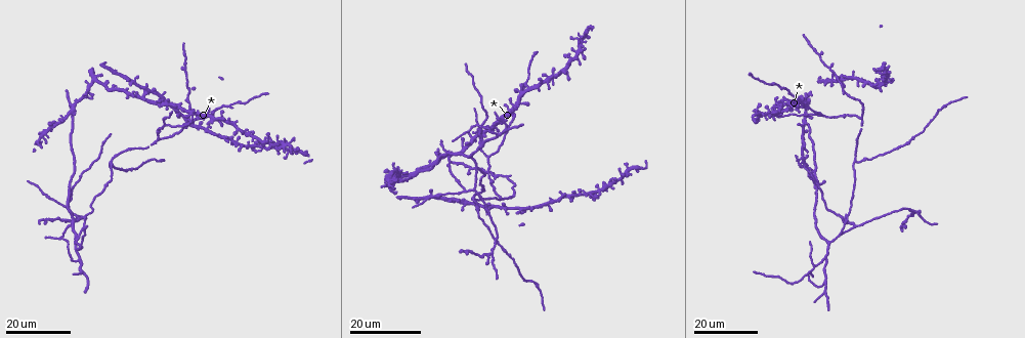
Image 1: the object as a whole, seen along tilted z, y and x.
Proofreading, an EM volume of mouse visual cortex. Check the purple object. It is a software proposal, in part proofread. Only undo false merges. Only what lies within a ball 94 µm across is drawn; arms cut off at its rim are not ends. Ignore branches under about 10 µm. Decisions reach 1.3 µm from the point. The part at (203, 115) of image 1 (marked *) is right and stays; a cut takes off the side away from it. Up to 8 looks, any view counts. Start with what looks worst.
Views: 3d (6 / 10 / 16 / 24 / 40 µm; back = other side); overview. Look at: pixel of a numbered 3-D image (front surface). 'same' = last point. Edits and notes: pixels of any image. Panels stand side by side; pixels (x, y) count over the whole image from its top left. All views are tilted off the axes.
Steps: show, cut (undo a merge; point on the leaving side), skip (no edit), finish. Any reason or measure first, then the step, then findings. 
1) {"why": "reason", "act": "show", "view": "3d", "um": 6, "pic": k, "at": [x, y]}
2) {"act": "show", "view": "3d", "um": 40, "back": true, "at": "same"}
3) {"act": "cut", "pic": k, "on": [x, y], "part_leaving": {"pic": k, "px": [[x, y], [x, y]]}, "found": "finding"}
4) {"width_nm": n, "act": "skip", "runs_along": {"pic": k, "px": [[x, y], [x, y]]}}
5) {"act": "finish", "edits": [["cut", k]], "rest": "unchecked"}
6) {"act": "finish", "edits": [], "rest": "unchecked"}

{"why": "a fork", "act": "show", "view": "3d", "um": 24, "pic": 1, "at": [159, 138]}

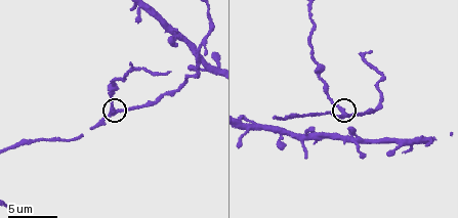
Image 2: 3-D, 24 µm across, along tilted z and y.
{"why": "zoom in", "act": "show", "view": "3d", "um": 10, "at": "same"}

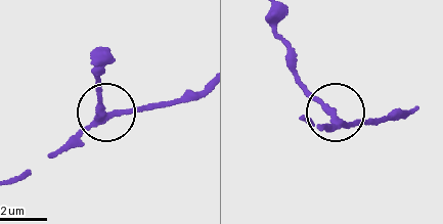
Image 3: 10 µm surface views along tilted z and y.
{"side_arm_um": 43, "act": "skip", "runs_along": {"pic": 3, "px": [[271, 18], [290, 68], [310, 98], [343, 120], [384, 120]]}, "found": "all the same neuron"}

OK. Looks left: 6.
{"act": "show", "view": "3d", "um": 24, "pic": 1, "at": [513, 117]}

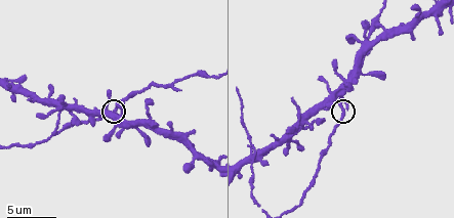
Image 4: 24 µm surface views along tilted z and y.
{"act": "show", "view": "3d", "um": 6, "pic": 4, "at": [342, 110]}

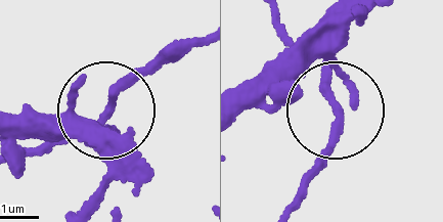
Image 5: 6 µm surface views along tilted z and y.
{"act": "skip", "found": "continuous, no second neuron"}

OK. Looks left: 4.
{"why": "branch point", "act": "show", "view": "3d", "um": 24, "pic": 1, "at": [476, 171]}

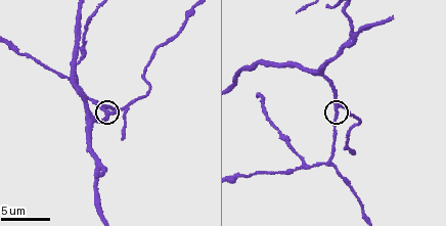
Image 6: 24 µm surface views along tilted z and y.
{"act": "show", "view": "3d", "um": 6, "pic": 6, "at": [334, 108]}

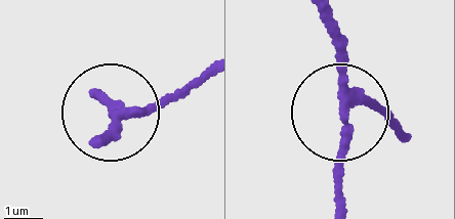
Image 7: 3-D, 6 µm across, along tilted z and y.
{"width_nm": 210, "act": "skip", "found": "one neuron here"}

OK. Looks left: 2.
{"why": "arms part here", "act": "show", "view": "3d", "um": 10, "pic": 6, "at": [303, 166]}

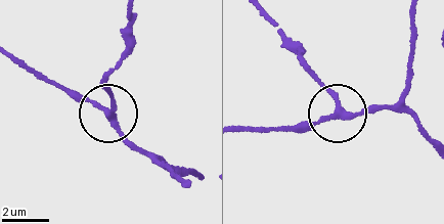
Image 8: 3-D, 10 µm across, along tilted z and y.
{"width_nm": 230, "act": "skip", "runs_along": {"pic": 8, "px": [[414, 18], [412, 59], [396, 101], [289, 130]]}, "found": "one neuron here"}

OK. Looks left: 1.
{"act": "finish", "edits": [], "rest": "unchecked"}

